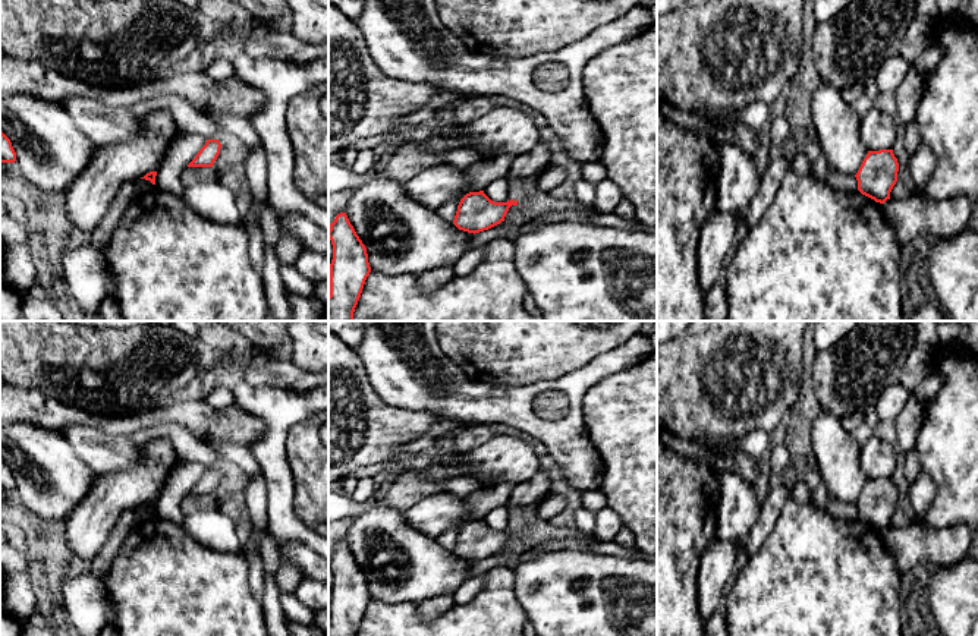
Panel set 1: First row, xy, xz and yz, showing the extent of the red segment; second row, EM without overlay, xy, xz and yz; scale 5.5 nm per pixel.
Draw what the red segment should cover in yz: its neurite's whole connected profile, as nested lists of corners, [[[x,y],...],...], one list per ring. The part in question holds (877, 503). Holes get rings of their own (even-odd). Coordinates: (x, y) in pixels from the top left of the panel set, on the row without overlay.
[[[893,478],[868,479],[858,501],[858,519],[884,532],[890,528],[890,520],[897,510],[899,491]]]

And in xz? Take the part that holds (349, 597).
[[[346,541],[336,544],[328,557],[328,567],[333,573],[328,636],[356,636],[371,601],[367,576]]]

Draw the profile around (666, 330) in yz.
[[[657,321],[657,344],[682,336],[692,321]]]

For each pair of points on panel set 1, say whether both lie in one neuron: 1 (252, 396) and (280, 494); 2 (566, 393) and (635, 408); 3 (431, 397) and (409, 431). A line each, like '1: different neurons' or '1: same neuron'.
1: same neuron
2: different neurons
3: different neurons

